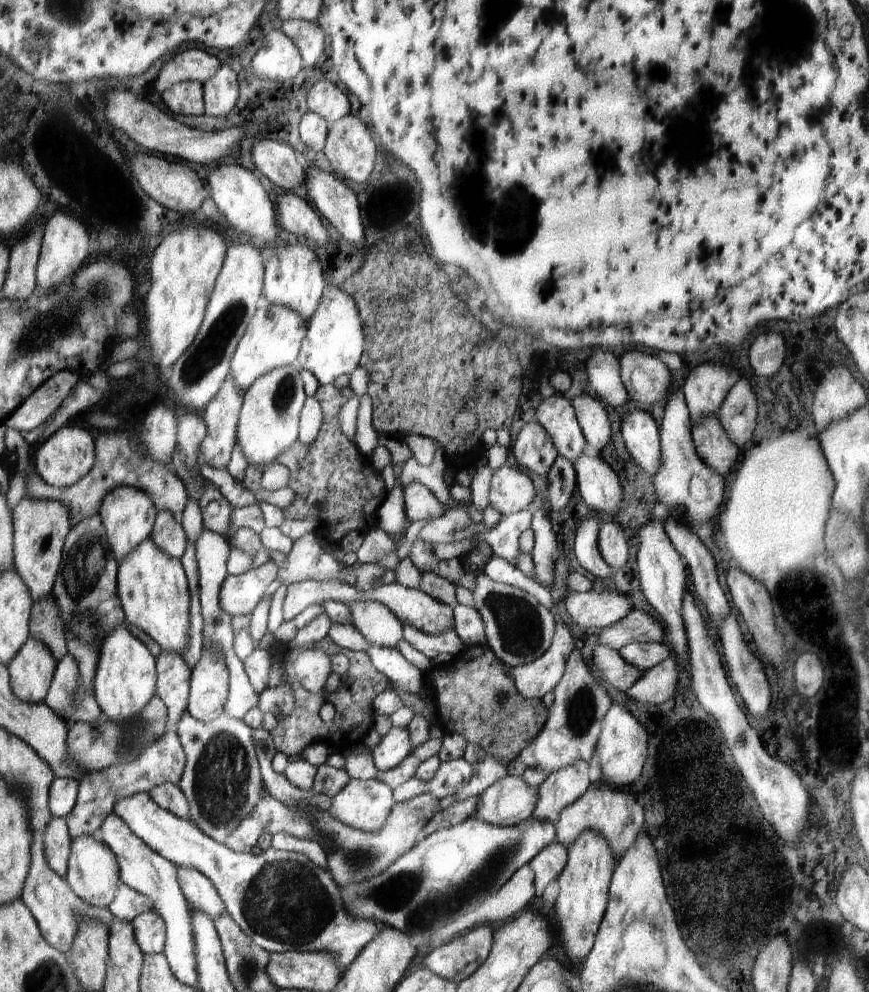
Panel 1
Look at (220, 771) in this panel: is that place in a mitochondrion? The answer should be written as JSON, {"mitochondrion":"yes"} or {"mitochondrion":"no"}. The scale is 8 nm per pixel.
{"mitochondrion":"yes"}

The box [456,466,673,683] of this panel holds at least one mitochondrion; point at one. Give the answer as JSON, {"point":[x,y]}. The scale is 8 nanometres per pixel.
{"point":[521,629]}

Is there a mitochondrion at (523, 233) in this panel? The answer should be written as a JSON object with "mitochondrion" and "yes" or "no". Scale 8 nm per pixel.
{"mitochondrion":"yes"}

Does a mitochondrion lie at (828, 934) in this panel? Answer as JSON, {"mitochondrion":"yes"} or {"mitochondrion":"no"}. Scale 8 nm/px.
{"mitochondrion":"no"}

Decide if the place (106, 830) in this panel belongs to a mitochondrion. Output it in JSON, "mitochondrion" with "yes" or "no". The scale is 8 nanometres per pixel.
{"mitochondrion":"no"}

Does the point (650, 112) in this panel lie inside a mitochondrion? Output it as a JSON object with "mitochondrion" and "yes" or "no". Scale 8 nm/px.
{"mitochondrion":"no"}

